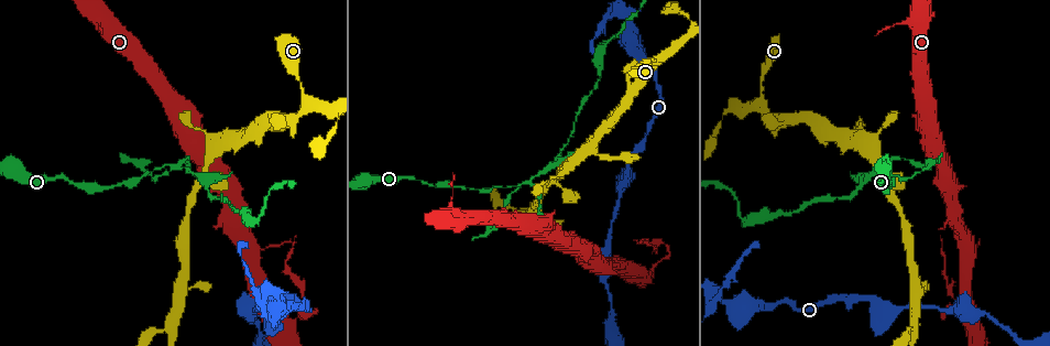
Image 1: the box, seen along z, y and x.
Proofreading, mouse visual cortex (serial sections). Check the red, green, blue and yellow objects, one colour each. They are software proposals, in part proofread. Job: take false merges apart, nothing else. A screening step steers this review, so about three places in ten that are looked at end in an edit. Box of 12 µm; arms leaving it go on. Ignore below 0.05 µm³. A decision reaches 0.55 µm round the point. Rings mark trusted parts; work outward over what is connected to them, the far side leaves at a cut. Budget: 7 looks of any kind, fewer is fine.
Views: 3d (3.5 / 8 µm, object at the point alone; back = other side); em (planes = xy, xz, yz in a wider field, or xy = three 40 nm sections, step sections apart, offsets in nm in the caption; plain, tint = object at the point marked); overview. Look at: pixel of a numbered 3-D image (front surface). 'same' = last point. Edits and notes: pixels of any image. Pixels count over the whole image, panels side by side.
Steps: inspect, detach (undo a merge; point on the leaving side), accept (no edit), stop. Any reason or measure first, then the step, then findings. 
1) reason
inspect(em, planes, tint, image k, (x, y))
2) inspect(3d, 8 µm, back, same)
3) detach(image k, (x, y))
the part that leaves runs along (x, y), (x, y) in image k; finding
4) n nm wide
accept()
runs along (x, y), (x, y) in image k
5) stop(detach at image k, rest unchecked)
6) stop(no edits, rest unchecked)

thick turns thin
inspect(3d, 8 µm, image 1, (275, 297))

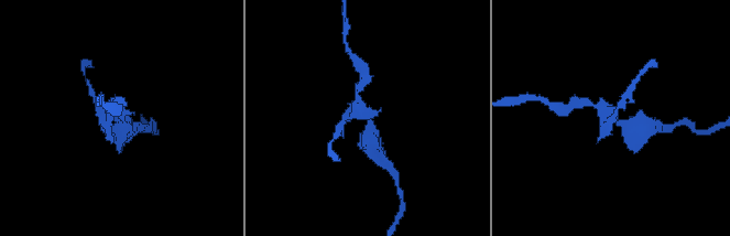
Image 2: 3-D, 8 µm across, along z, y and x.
zoom in
inspect(3d, 3.5 µm, back, image 2, (122, 118))

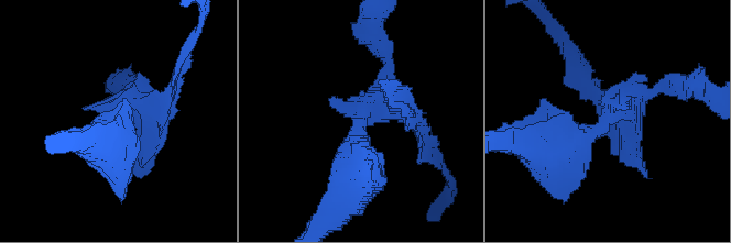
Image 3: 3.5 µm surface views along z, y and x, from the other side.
need the tissue
inspect(em, planes, tint, image 3, (360, 117))

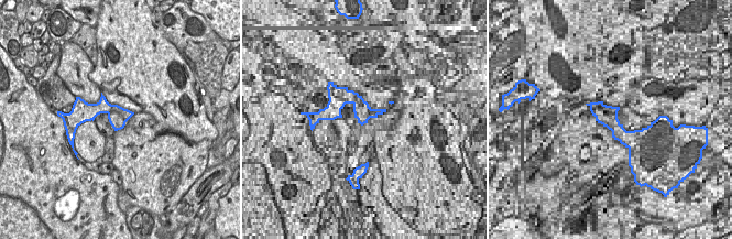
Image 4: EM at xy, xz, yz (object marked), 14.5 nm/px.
accept()
runs along (356, 178), (362, 110), (413, 122) in image 3; one cell here

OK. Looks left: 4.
branch point
inspect(3d, 3.5 µm, image 1, (878, 308))

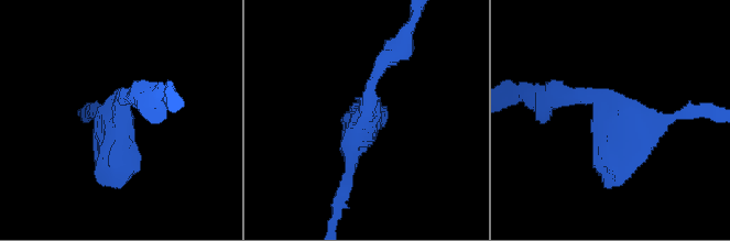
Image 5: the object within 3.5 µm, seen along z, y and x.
need the tissue
inspect(em, xy, step 2, tint, image 5, (118, 122))

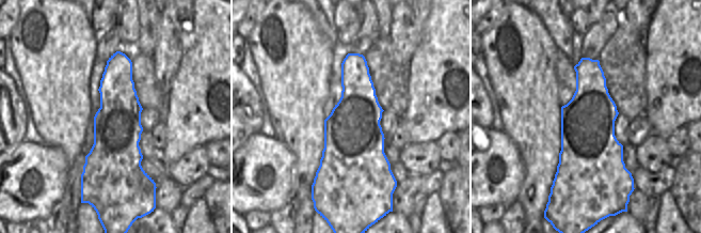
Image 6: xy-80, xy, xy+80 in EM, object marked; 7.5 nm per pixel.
460 nm wide
accept()
runs along (384, 62), (344, 185) in image 5; one cell here

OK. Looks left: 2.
a narrow waist
inspect(3d, 8 µm, image 1, (949, 304))

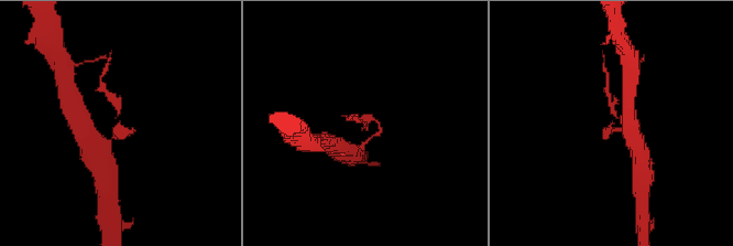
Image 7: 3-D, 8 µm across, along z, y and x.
inspect(em, planes, tint, image 7, (364, 124))

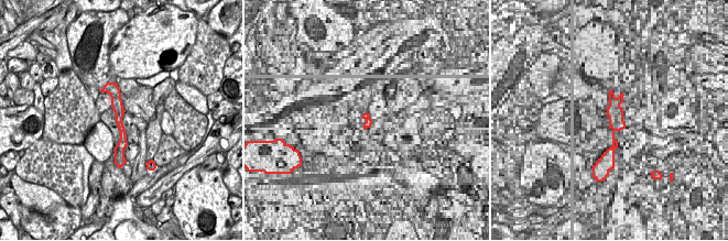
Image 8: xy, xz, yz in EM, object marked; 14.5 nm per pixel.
detach(image 7, (118, 106))
border along (123, 151), (115, 152) in image 8; two cells meet here

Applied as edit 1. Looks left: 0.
stop(detach at image 7, rest unchecked)

